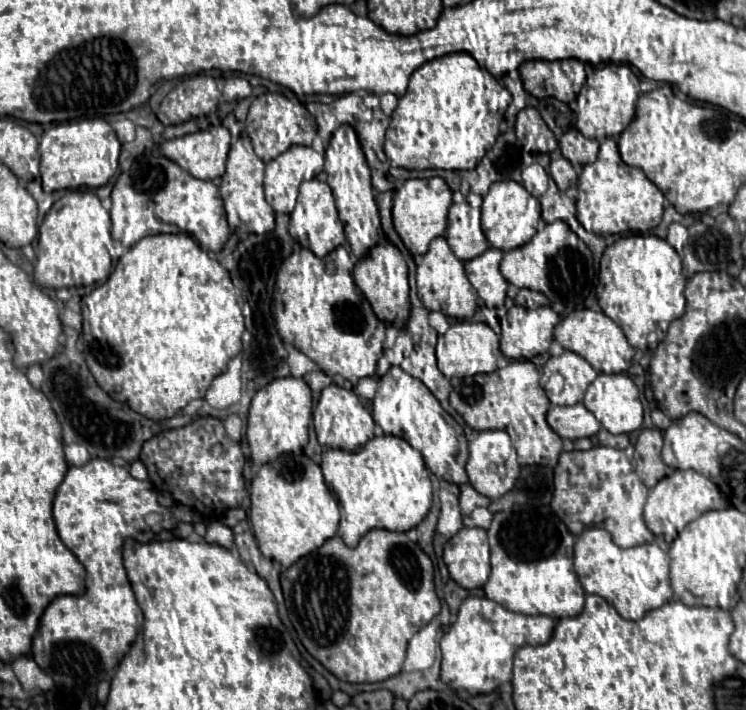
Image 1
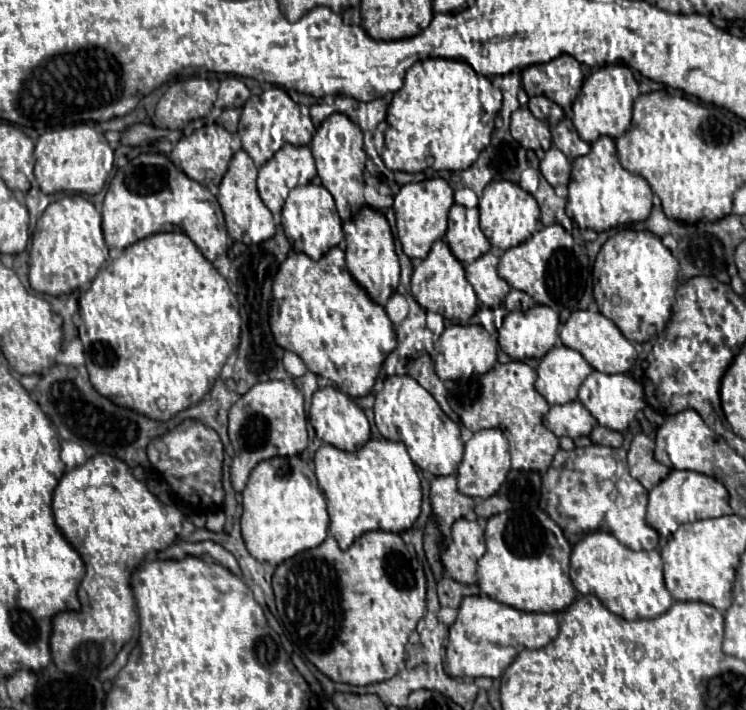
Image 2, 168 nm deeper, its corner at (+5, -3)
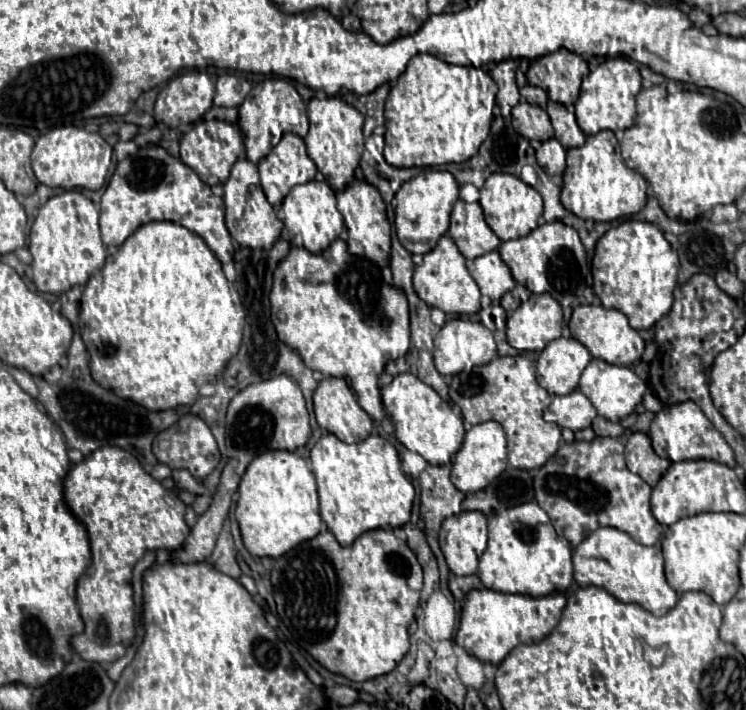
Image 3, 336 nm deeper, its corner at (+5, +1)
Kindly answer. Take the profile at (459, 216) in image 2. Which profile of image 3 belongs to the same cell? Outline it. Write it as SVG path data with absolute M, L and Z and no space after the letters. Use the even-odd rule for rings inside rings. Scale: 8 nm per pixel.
M459 200L455 204L451 212L449 236L455 240L461 254L469 260L497 250L497 246L501 244L497 234L487 226L478 202L467 203Z

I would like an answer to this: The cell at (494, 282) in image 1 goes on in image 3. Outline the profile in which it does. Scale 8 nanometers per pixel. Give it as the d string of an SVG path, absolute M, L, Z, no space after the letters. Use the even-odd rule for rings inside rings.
M497 250L471 260L469 272L471 272L473 280L477 282L481 294L489 296L493 302L499 302L499 298L505 292L509 292L509 290L513 290L513 286L517 286L517 282L511 276L509 266L501 260Z

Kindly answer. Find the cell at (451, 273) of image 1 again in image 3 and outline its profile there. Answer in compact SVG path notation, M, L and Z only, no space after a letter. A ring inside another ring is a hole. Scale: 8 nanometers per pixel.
M449 234L441 236L437 246L423 256L423 264L415 268L412 282L417 296L423 302L443 310L445 314L475 314L481 310L479 286L471 278L465 266L465 258Z

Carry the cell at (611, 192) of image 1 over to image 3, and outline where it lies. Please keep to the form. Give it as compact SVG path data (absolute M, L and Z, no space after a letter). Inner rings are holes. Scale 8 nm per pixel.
M611 130L587 136L581 148L567 150L567 168L563 174L561 204L583 220L611 222L637 214L647 202L647 182L635 170L629 170L621 158L619 142Z

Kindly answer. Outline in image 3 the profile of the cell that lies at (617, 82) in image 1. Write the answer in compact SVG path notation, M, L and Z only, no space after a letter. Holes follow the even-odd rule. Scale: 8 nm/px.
M611 58L583 78L581 94L575 104L577 124L585 134L597 134L599 130L627 130L635 124L635 96L641 90L641 74L635 62L627 58Z

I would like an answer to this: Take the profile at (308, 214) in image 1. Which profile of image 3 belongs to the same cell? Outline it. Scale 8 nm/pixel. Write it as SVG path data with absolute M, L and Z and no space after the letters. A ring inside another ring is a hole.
M305 182L295 186L287 198L283 200L281 208L279 208L279 218L285 222L285 226L293 232L293 234L301 234L303 238L303 246L309 252L323 252L335 238L339 238L345 222L341 212L337 210L337 198L335 192L327 186L327 182Z

